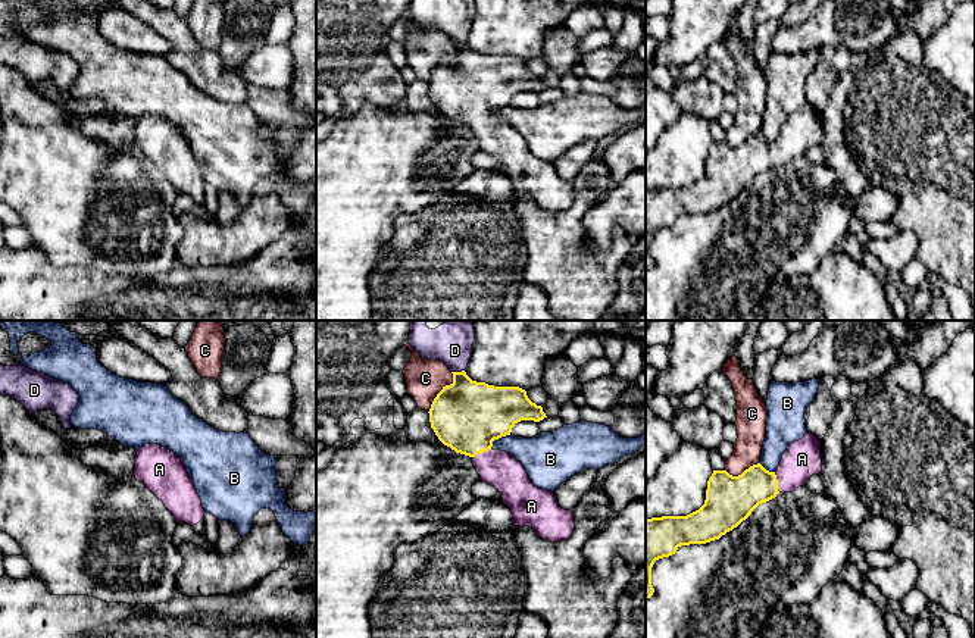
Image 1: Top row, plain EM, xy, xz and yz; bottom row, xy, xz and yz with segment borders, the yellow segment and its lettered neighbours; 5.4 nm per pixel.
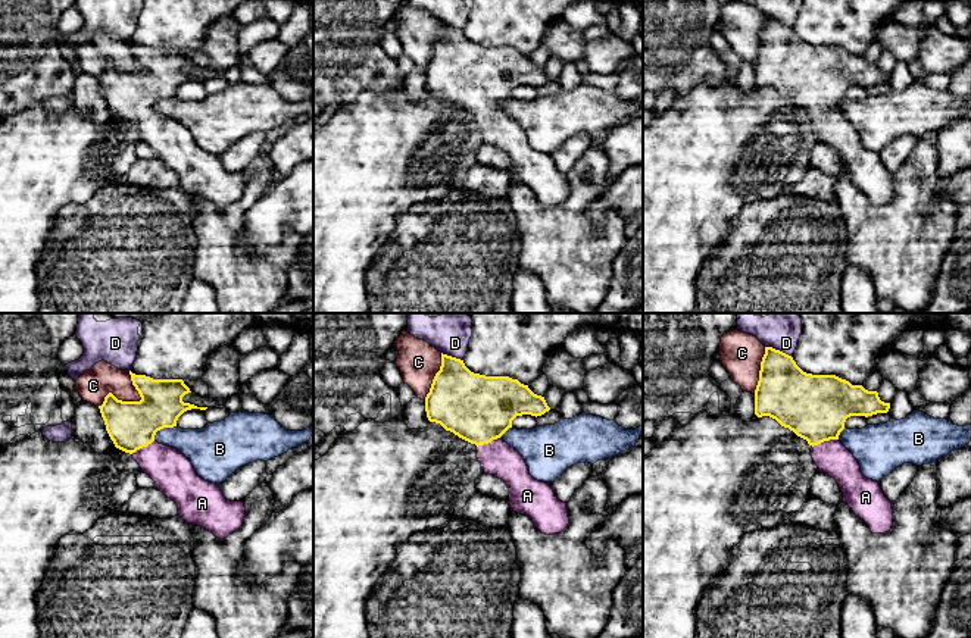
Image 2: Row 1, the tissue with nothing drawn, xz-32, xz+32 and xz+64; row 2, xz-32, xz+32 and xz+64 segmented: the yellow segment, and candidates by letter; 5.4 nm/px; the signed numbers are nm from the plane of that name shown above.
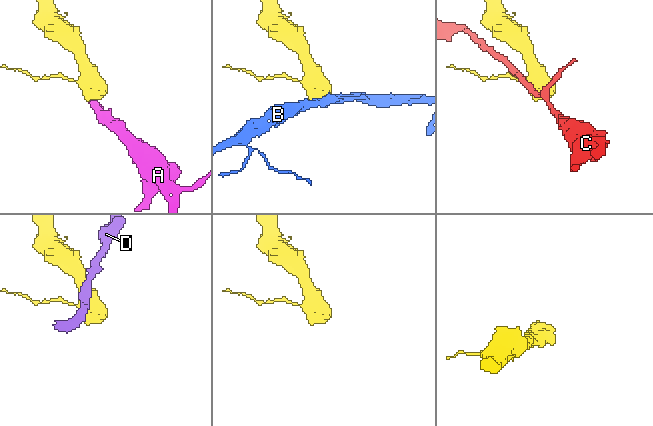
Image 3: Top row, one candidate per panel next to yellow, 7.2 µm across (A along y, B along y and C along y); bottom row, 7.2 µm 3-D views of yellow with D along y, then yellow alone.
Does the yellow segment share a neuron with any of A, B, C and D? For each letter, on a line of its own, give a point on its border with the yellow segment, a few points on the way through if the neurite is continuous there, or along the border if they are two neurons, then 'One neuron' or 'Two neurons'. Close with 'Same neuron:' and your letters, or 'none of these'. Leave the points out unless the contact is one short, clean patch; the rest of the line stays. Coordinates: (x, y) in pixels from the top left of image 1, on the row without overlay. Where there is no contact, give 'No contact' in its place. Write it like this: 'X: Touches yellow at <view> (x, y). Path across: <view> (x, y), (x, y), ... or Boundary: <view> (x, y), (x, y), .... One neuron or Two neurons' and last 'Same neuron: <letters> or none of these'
A: Touches yellow at yz (777, 153). Path across: yz (734, 168), (755, 156), (777, 153), (802, 130). One neuron
B: Touches yellow at xz (499, 108). Boundary: xz (511, 105), (496, 109), (490, 118). Two neurons
C: Touches yellow at xz (440, 62). Two neurons
D: Touches yellow at xz (458, 43). Two neurons
Same neuron: A

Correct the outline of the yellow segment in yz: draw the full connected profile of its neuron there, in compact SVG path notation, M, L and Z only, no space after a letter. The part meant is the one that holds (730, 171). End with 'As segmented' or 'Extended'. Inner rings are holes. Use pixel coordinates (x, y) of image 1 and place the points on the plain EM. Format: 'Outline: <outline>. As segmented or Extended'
Outline: M810 103L791 113L775 143L760 134L741 146L713 141L707 151L704 175L687 187L646 190L646 270L654 263L651 238L681 216L706 215L737 198L762 173L778 163L793 163L806 156L812 146L821 146L821 112Z. Extended

